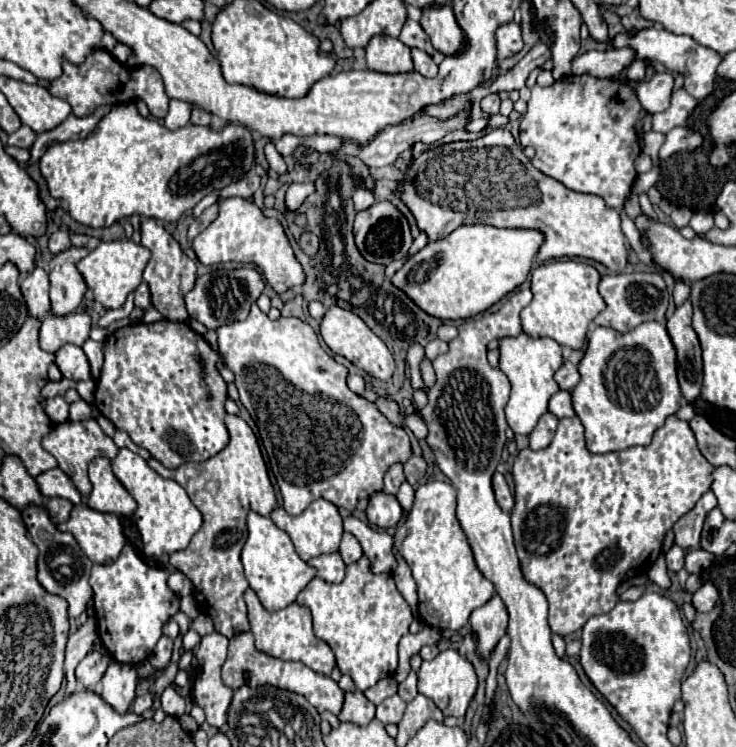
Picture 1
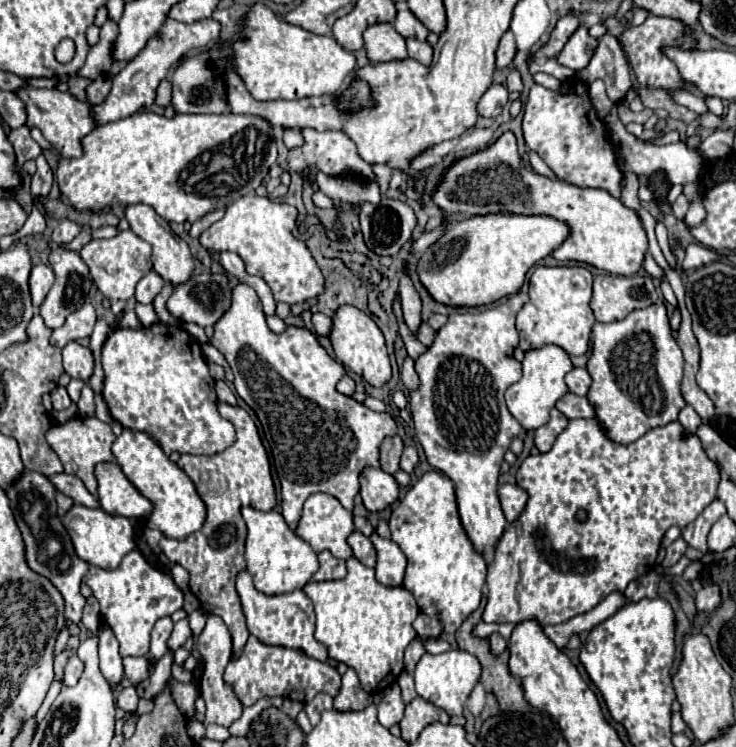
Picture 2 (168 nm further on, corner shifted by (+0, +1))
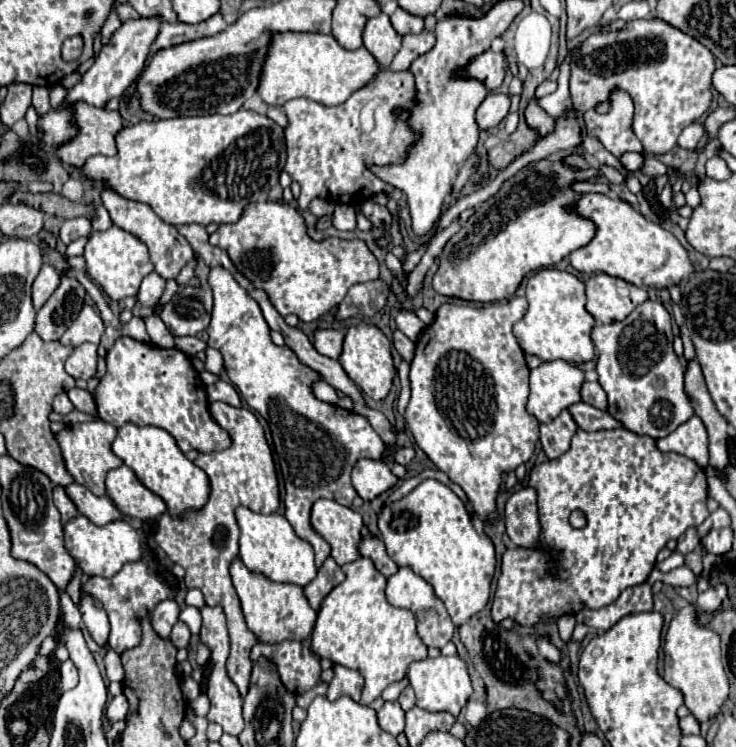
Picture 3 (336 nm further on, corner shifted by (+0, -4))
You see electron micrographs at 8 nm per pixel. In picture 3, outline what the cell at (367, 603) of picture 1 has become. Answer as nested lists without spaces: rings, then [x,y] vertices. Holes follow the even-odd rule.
[[[367,557],[347,563],[345,581],[323,599],[311,645],[319,657],[327,657],[333,663],[363,675],[365,687],[361,705],[369,705],[387,685],[399,681],[407,673],[409,663],[427,657],[427,647],[415,631],[415,615],[409,609],[399,609],[387,603],[385,577]]]

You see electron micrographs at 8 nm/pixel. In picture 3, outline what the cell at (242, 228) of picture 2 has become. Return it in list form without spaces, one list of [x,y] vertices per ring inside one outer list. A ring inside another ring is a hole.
[[[283,201],[247,205],[239,221],[219,225],[209,237],[209,243],[225,249],[233,265],[249,277],[255,287],[267,291],[271,303],[281,315],[295,313],[301,321],[319,319],[343,301],[349,287],[379,277],[379,263],[367,249],[365,241],[329,237],[317,243],[307,235],[301,213]]]

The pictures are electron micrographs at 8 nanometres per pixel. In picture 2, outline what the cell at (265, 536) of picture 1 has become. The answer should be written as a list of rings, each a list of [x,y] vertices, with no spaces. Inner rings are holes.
[[[247,506],[241,508],[241,514],[247,524],[245,540],[247,572],[253,574],[255,588],[265,594],[285,594],[303,588],[319,568],[317,554],[313,552],[313,548],[305,540],[301,540],[295,532],[291,532],[285,518],[275,510],[259,512]]]

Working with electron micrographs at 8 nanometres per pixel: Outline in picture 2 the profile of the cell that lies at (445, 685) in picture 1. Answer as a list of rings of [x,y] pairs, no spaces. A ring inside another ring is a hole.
[[[449,650],[449,652],[437,654],[437,656],[425,654],[417,662],[413,676],[415,676],[415,690],[423,700],[443,708],[449,716],[461,716],[471,690],[481,676],[481,666],[473,654],[469,654],[465,650]]]

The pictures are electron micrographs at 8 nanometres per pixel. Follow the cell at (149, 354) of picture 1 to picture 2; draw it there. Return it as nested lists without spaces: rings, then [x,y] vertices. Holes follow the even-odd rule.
[[[153,324],[149,328],[117,328],[109,334],[103,346],[103,398],[111,416],[129,430],[145,430],[157,438],[161,448],[181,454],[217,454],[229,448],[235,442],[235,428],[231,422],[219,416],[217,412],[217,394],[215,382],[209,376],[207,362],[201,354],[199,342],[189,336],[183,328],[169,324]]]

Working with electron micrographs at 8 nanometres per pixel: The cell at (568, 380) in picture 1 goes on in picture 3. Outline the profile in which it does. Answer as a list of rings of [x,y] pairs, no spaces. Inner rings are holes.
[[[585,381],[585,383],[581,385],[581,391],[579,391],[579,393],[581,393],[581,401],[585,401],[585,403],[597,407],[597,409],[605,409],[605,407],[607,407],[607,395],[605,395],[605,391],[601,389],[599,383],[589,383],[589,381]]]

